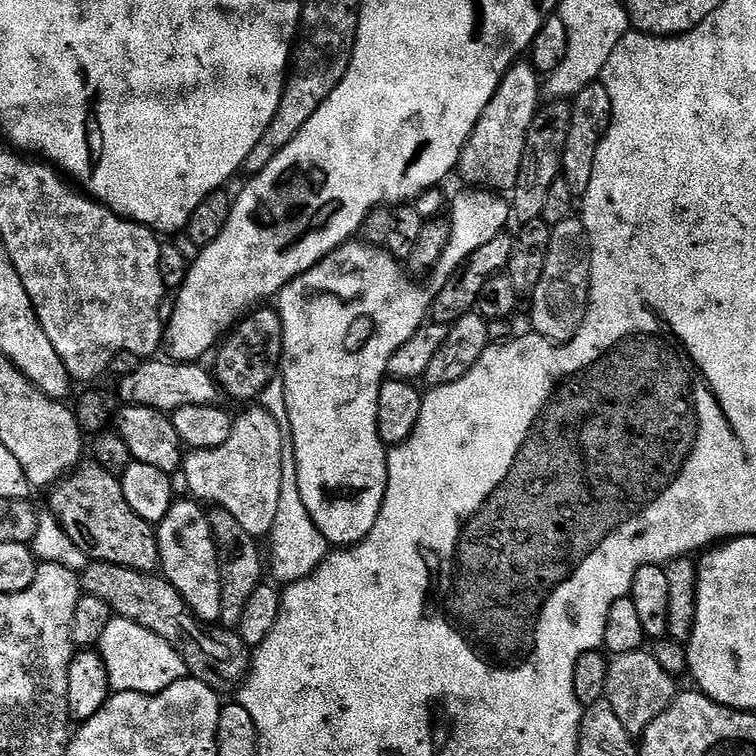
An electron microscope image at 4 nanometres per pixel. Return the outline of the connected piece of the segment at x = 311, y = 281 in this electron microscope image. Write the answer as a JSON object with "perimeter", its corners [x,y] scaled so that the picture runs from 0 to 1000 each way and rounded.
{"perimeter":[[[462,320],[450,328],[443,328],[426,347],[421,347],[417,354],[409,360],[401,360],[394,368],[389,368],[368,388],[368,411],[376,422],[376,470],[378,472],[380,509],[380,544],[384,561],[384,577],[392,581],[392,611],[390,615],[403,626],[394,634],[402,642],[405,651],[401,660],[405,663],[407,675],[419,697],[435,721],[447,725],[462,725],[467,720],[474,720],[495,701],[500,690],[500,680],[508,668],[508,655],[513,647],[513,599],[508,581],[503,577],[503,512],[508,509],[511,499],[515,496],[513,481],[519,471],[542,447],[549,443],[556,434],[560,434],[569,418],[569,409],[574,402],[573,388],[566,388],[556,376],[549,376],[542,366],[534,361],[534,354],[512,333],[508,328],[501,328],[497,323],[471,323]]]}

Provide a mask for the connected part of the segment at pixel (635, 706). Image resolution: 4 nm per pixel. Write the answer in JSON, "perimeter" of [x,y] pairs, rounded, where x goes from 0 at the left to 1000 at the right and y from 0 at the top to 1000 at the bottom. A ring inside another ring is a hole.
{"perimeter":[[[857,860],[829,862],[813,869],[806,880],[802,931],[810,942],[817,944],[817,955],[823,955],[825,964],[837,976],[851,975],[852,967],[860,960],[860,955],[865,955],[865,950],[874,947],[889,933],[889,927],[894,925],[896,919],[897,909],[894,910],[893,897],[873,880],[872,870],[861,868]]]}

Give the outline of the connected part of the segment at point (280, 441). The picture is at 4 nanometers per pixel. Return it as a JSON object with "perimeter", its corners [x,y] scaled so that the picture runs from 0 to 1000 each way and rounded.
{"perimeter":[[[333,537],[329,545],[313,549],[310,556],[308,571],[294,590],[287,593],[266,593],[247,599],[241,615],[241,630],[249,634],[249,646],[255,657],[266,663],[287,661],[287,668],[302,673],[310,680],[319,700],[329,710],[349,709],[366,697],[369,677],[373,671],[376,653],[376,577],[378,582],[378,566],[369,561],[372,558],[364,549],[345,537]]]}

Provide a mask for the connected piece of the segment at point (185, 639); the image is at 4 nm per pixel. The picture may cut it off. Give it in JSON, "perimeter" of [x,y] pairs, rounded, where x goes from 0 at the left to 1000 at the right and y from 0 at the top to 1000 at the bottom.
{"perimeter":[[[122,743],[118,745],[108,770],[114,776],[115,787],[128,788],[142,795],[163,819],[175,820],[179,825],[208,836],[224,852],[237,854],[243,868],[259,862],[265,873],[275,873],[275,878],[286,878],[286,884],[280,884],[286,894],[302,894],[302,899],[316,905],[329,898],[335,858],[327,857],[307,836],[286,836],[279,841],[270,832],[274,829],[249,803],[238,782],[216,761],[184,757],[155,746]]]}

